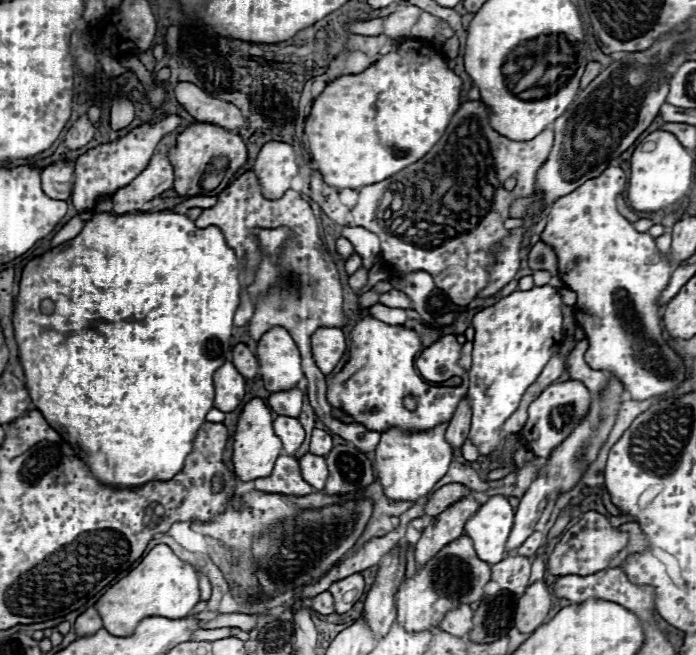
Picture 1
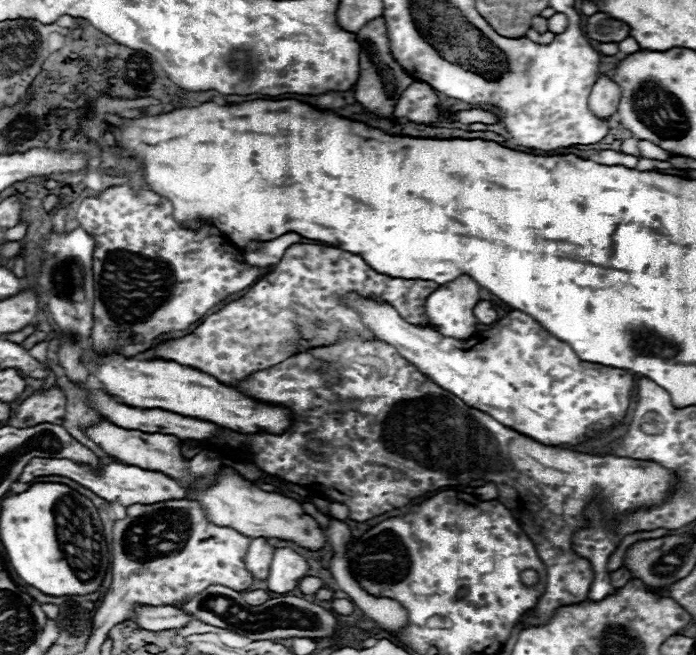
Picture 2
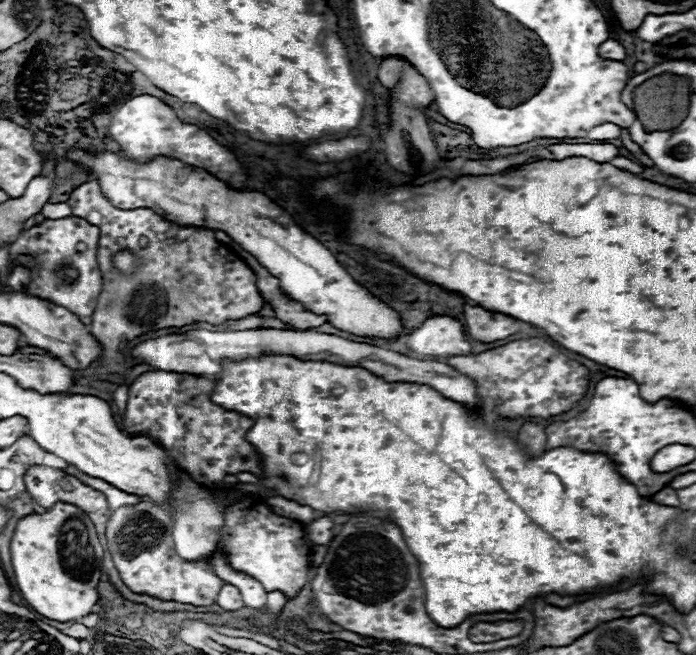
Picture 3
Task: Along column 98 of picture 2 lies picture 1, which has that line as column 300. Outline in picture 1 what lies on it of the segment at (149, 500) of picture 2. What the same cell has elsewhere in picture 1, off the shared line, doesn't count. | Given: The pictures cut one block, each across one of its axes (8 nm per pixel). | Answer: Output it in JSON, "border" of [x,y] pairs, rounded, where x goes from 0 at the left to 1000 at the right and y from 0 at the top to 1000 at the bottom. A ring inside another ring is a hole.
{"border":[[[402,696],[397,702],[394,721],[388,730],[365,733],[368,748],[382,754],[411,754],[411,757],[443,757],[451,745],[434,733],[431,708],[422,696]]]}

